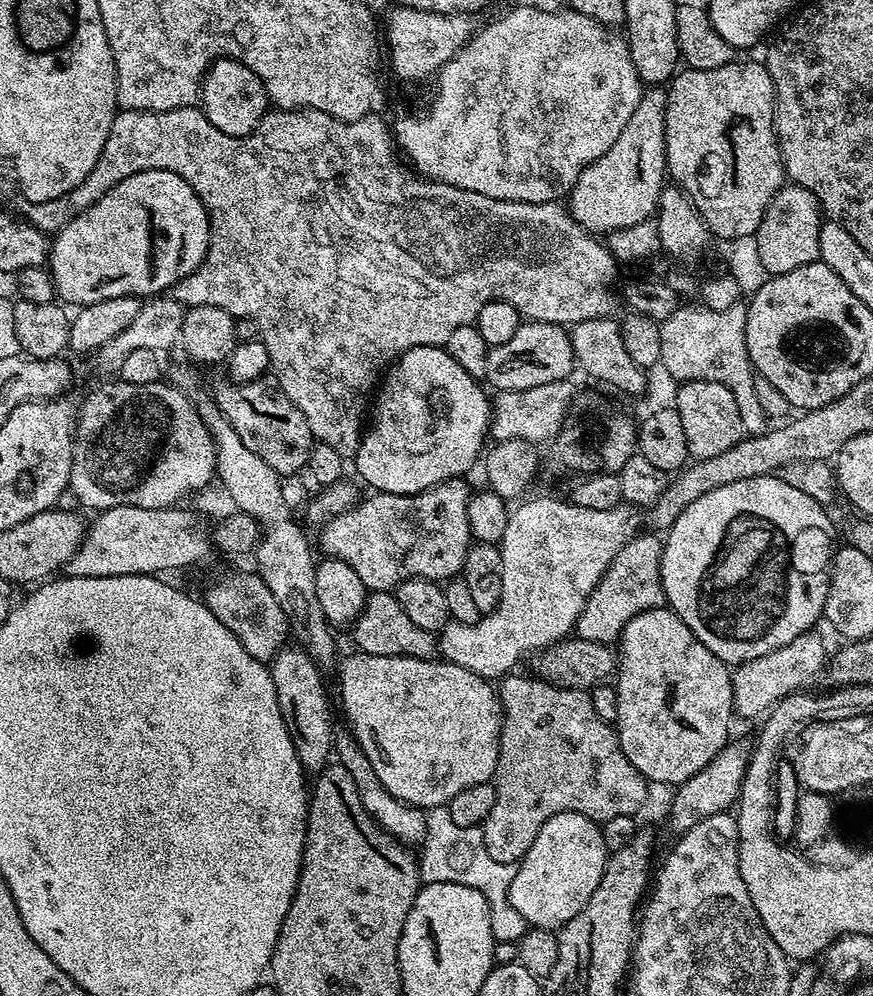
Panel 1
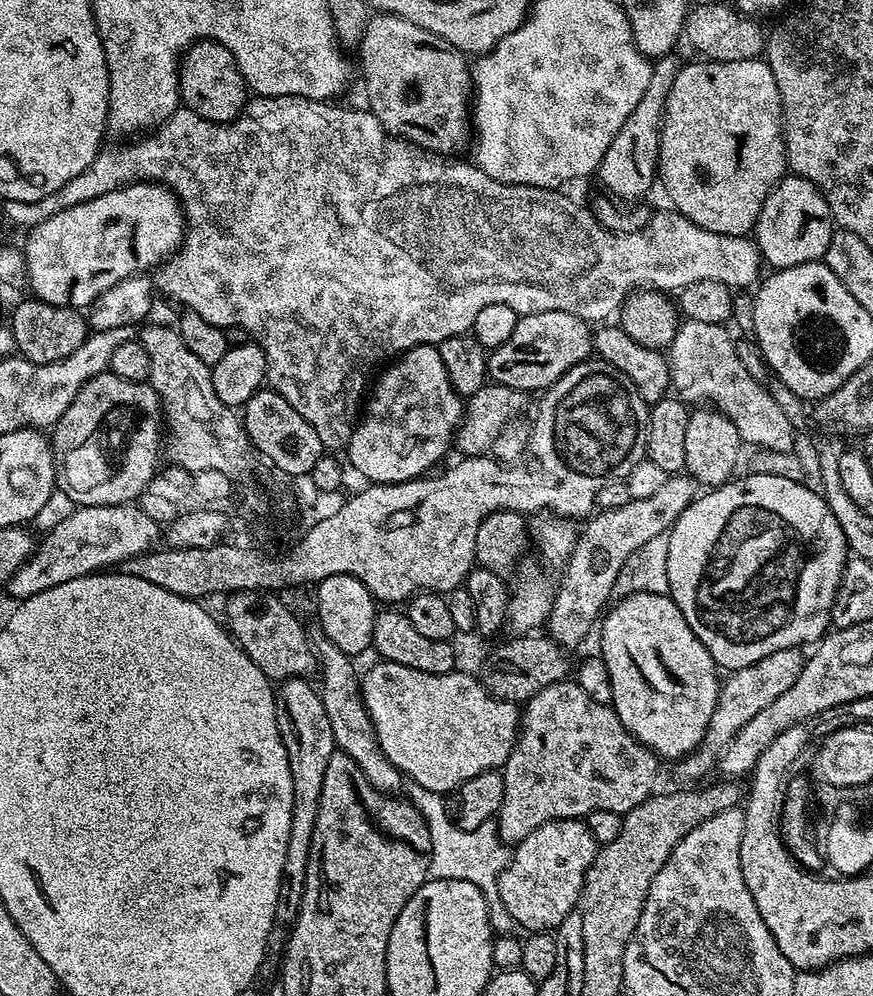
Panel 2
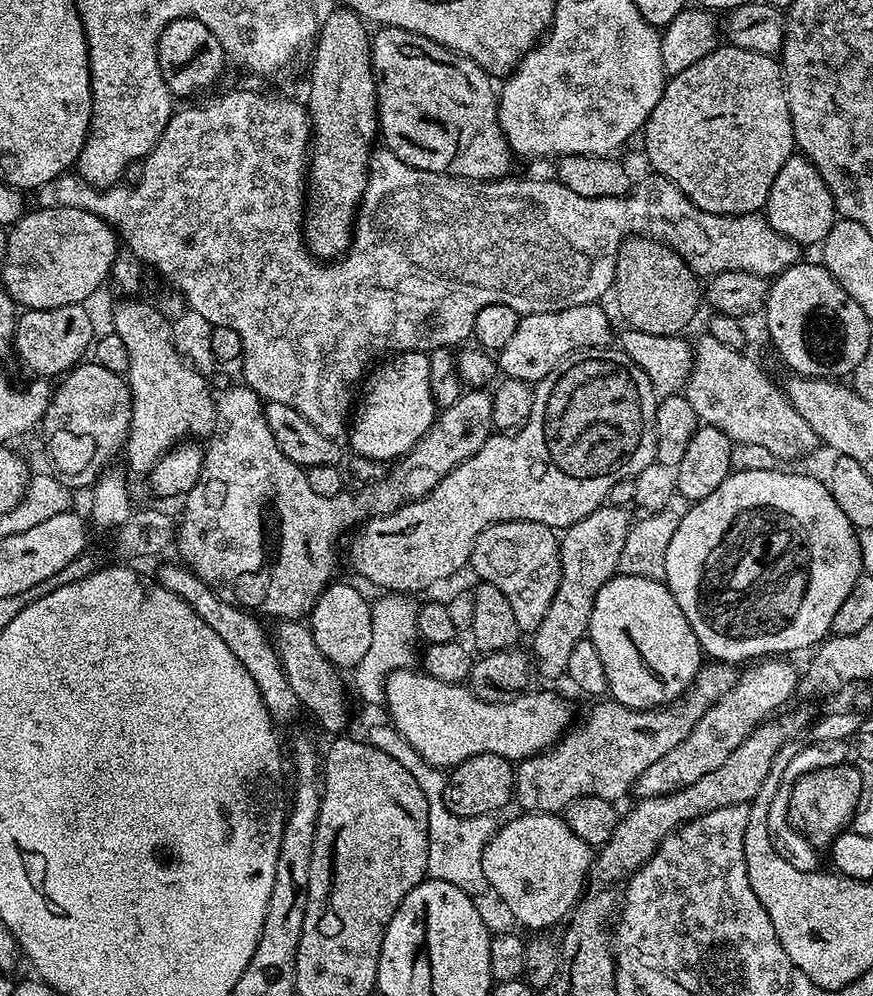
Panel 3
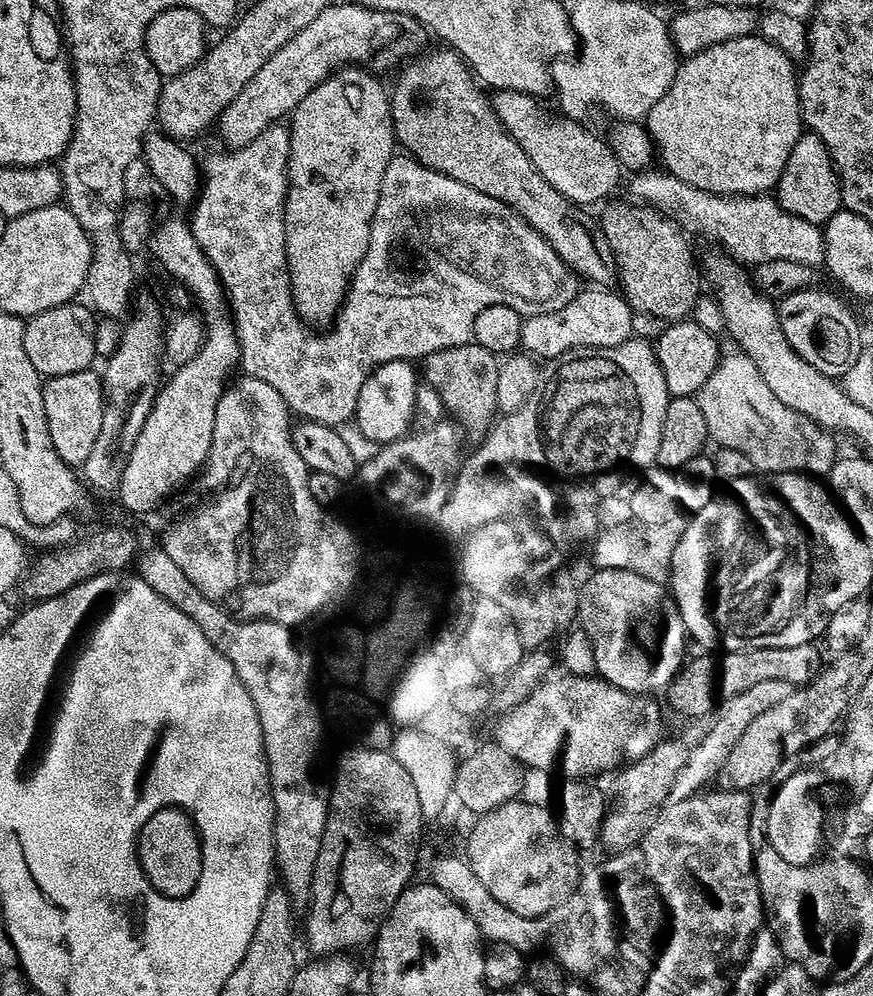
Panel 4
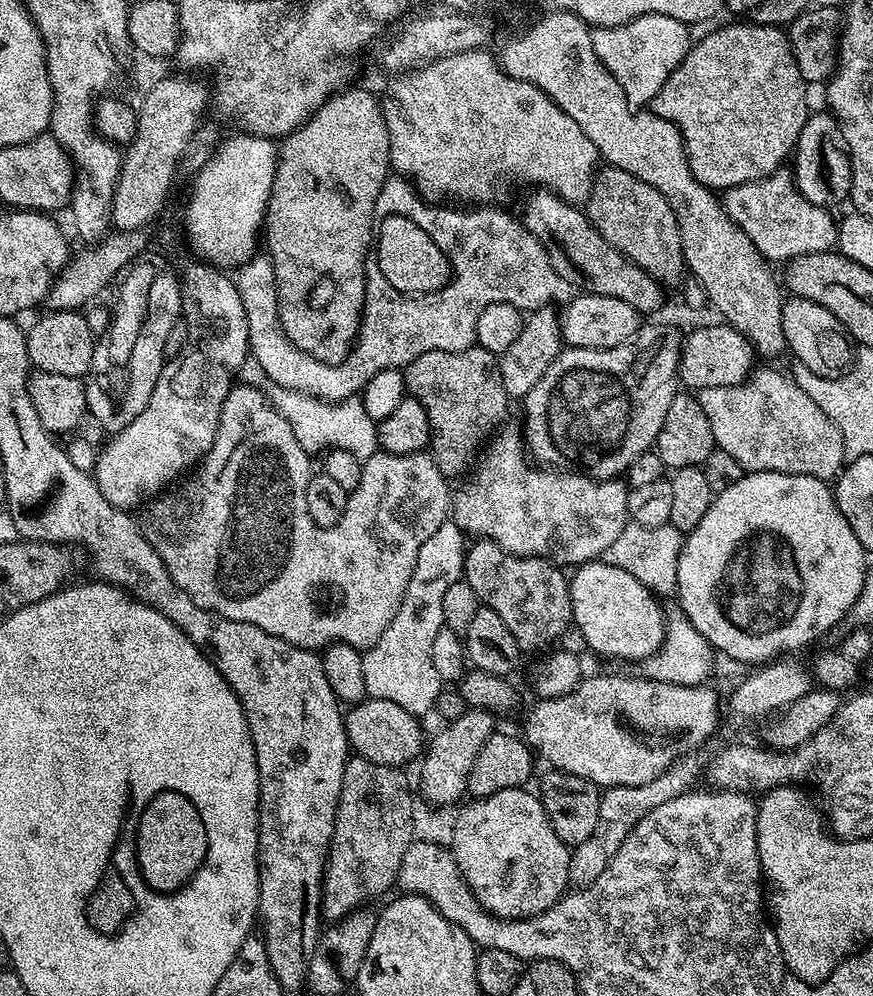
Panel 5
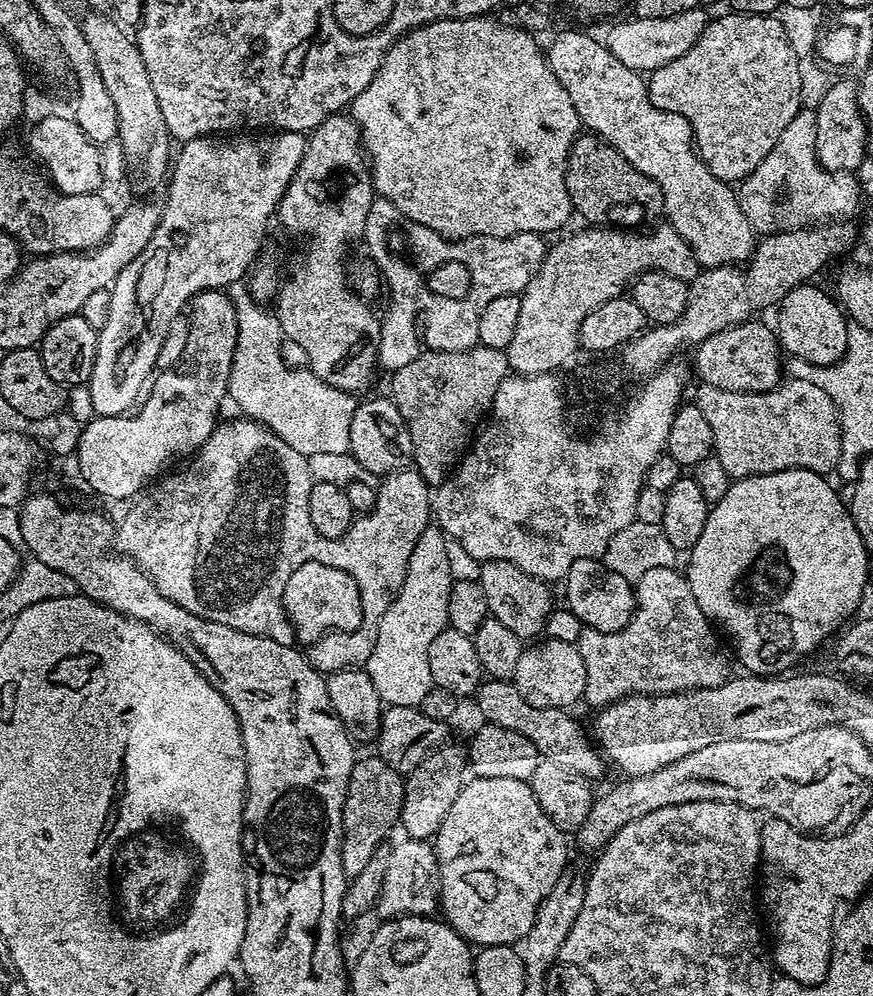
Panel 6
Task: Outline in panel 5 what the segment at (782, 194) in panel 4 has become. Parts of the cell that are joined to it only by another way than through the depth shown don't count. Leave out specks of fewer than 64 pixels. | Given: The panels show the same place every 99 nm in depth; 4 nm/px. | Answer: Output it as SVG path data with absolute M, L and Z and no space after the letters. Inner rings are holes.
M824 110L813 111L809 115L798 134L796 151L790 160L790 171L796 181L797 190L802 198L806 198L806 202L816 204L819 208L828 208L849 199L852 167L848 161L848 153L838 139L835 116Z

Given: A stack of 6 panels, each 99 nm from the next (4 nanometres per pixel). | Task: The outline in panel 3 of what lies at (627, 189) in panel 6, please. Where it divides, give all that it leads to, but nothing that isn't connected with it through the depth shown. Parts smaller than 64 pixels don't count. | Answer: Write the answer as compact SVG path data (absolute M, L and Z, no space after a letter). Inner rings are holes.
M647 234L629 236L621 244L616 255L615 296L616 304L620 307L620 316L625 320L623 323L634 330L642 330L642 334L681 335L685 331L683 328L691 326L700 304L702 308L702 284L692 267L676 253L676 249L669 248L659 240L653 240Z

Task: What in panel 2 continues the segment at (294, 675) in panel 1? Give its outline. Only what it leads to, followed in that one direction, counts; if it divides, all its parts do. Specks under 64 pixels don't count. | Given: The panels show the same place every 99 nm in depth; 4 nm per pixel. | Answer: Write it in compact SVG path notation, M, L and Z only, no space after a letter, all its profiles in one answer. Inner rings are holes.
M296 676L293 680L283 681L275 689L275 693L278 734L282 734L286 758L290 758L290 778L294 778L290 842L286 842L286 862L282 862L282 878L276 907L277 921L288 926L296 919L304 893L310 842L318 818L318 802L322 798L322 778L326 778L326 765L330 762L330 754L334 754L338 749L334 742L334 730L330 730L330 718L326 718L326 706L322 706L317 685L311 679Z

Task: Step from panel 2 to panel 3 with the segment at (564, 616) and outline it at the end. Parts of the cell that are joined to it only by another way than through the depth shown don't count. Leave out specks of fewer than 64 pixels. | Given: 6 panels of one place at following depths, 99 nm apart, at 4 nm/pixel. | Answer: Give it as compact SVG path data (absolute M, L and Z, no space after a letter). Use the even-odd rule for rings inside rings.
M602 506L582 522L574 522L559 537L561 554L561 585L554 594L553 602L546 611L541 625L531 633L531 655L534 668L548 680L556 680L565 675L570 666L570 653L579 640L588 635L590 610L594 610L594 598L611 576L617 575L620 567L622 546L630 527L630 519L623 507Z

